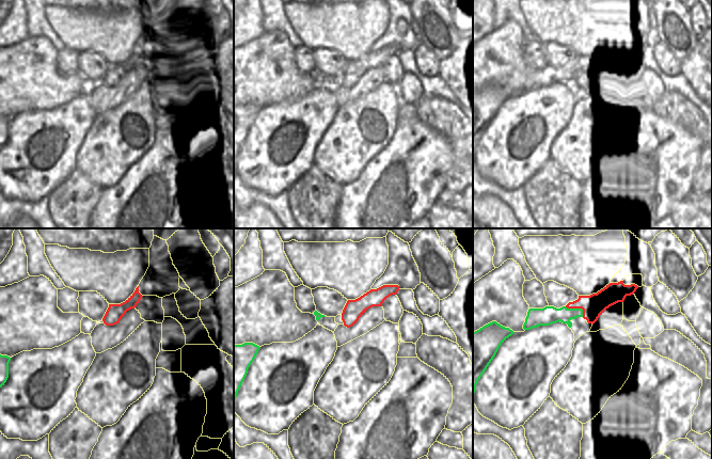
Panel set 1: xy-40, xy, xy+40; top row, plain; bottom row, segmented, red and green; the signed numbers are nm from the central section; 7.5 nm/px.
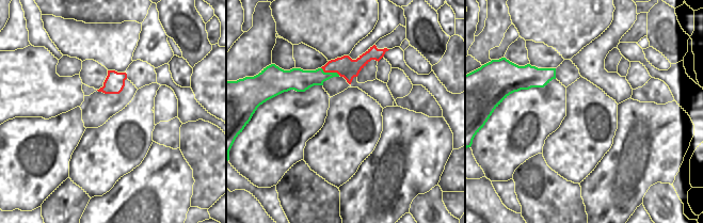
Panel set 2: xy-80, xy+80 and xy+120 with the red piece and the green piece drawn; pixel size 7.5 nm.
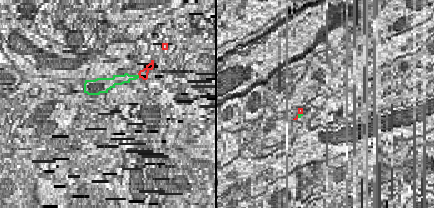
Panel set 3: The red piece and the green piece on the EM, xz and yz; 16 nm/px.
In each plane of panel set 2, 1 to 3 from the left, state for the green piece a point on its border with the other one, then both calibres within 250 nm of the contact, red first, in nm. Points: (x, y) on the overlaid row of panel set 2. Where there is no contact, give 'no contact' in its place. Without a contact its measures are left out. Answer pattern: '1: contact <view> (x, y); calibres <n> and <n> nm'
1: no contact
2: contact xy+80 (330, 72); calibres 160 and 170 nm
3: no contact

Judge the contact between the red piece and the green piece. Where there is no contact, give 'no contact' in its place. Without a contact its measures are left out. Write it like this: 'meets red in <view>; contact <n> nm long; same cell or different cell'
meets red in xy+40; contact 160 nm long; different cell

